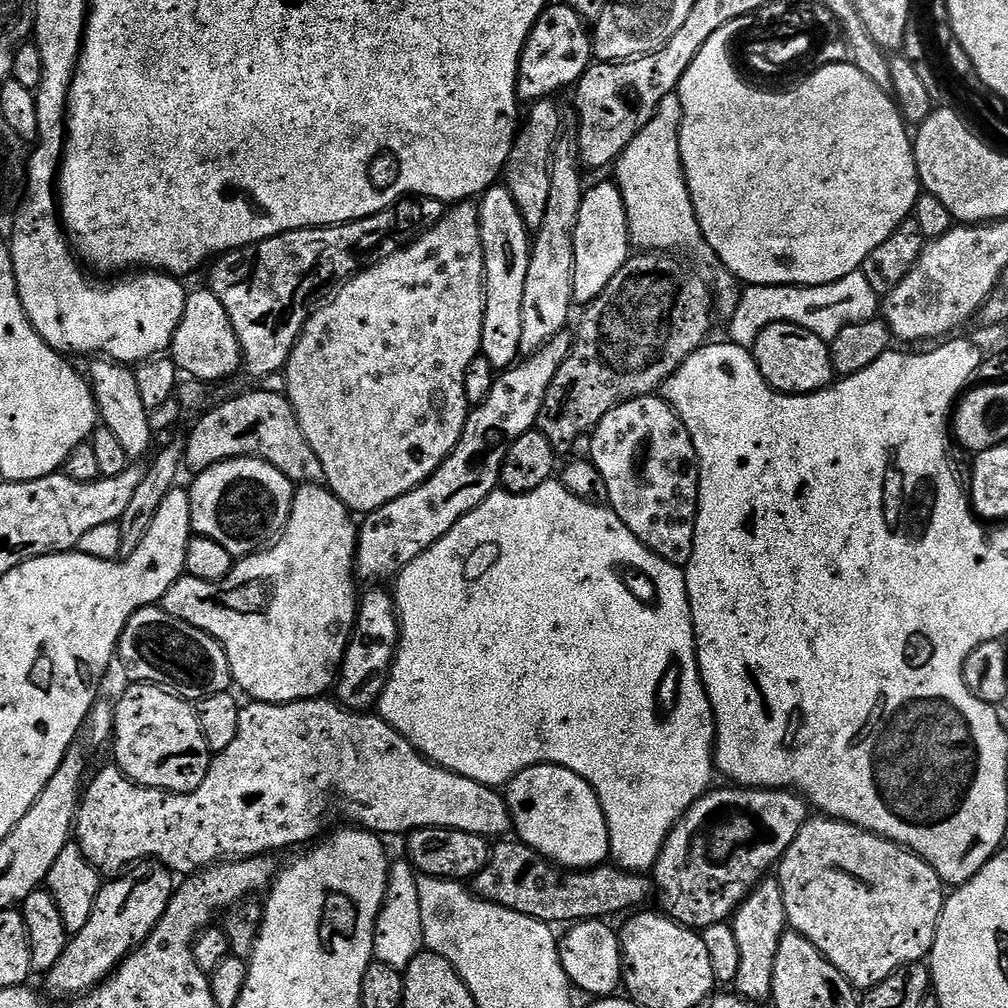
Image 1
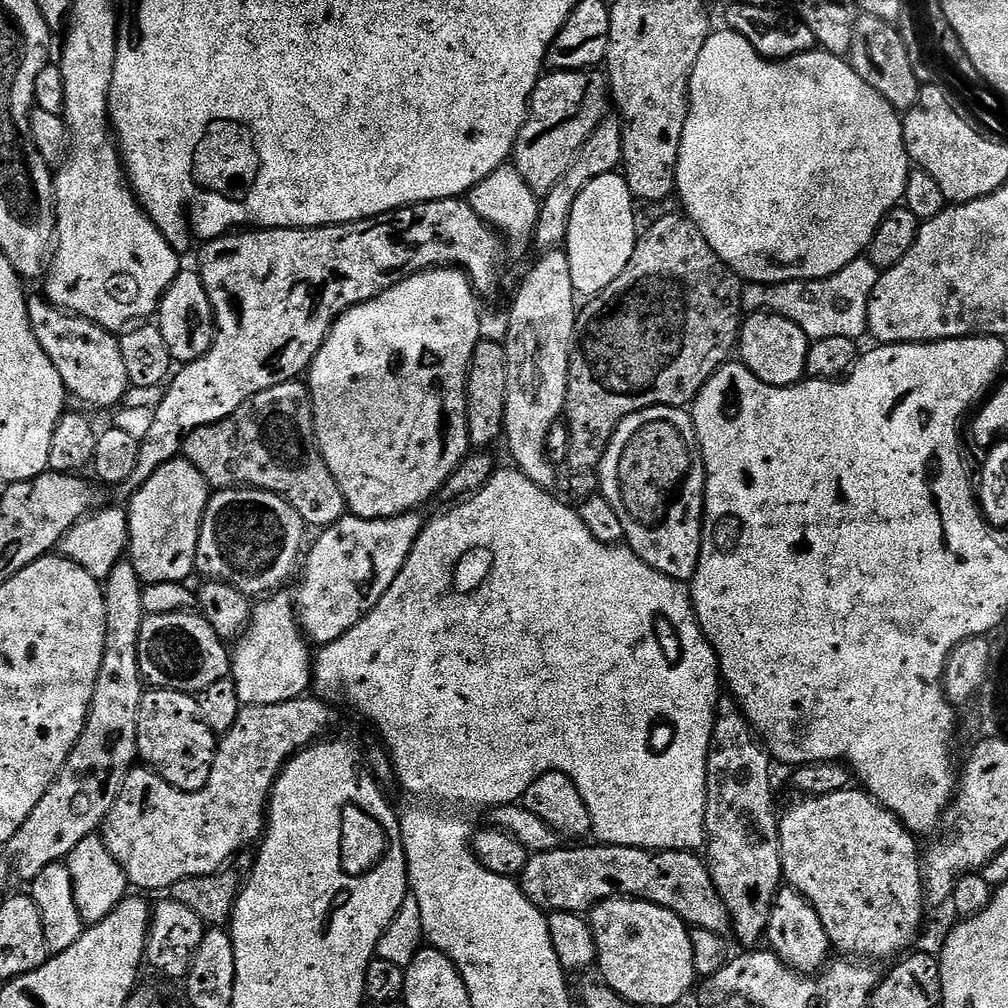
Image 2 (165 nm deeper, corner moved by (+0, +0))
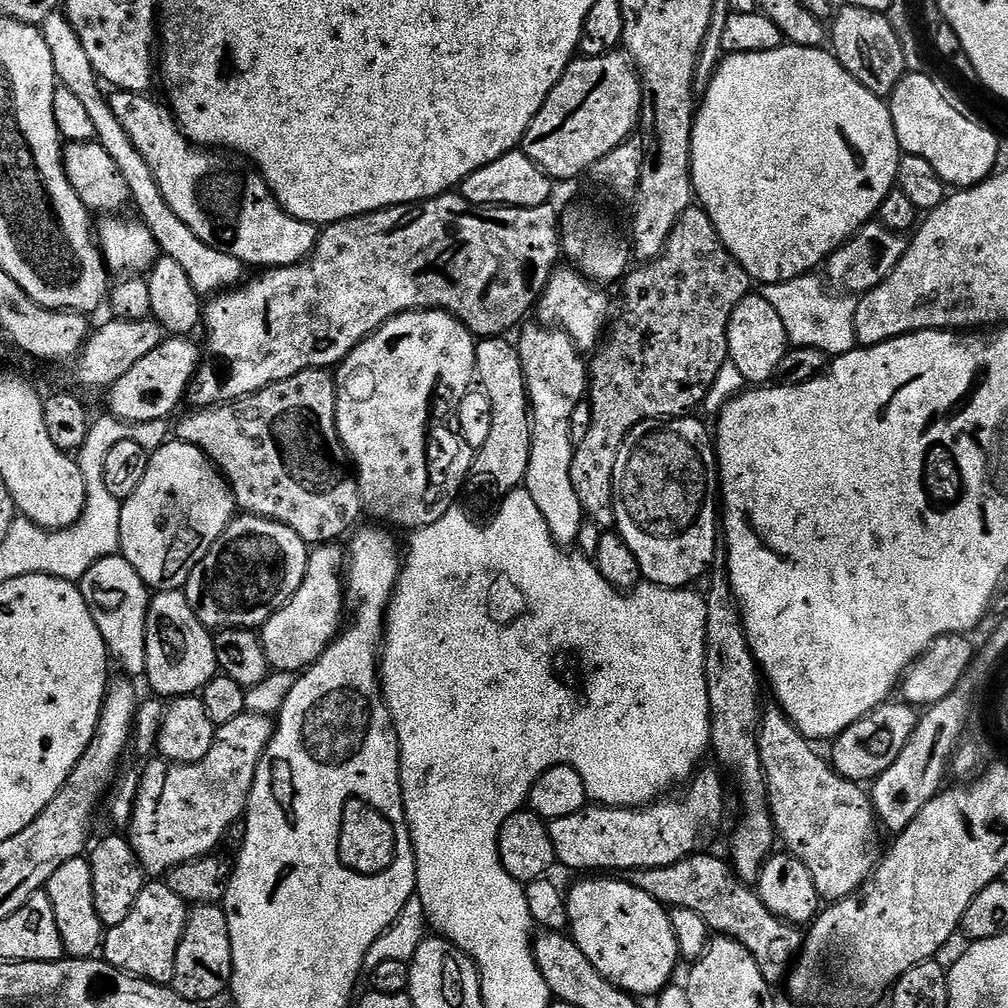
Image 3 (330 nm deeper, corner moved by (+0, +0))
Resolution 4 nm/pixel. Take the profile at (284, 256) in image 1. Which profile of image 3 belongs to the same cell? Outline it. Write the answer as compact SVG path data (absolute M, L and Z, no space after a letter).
M445 194L443 196L432 196L428 200L421 200L414 204L395 204L392 208L379 208L376 212L368 212L364 216L351 216L349 220L340 220L336 224L329 224L317 235L316 248L308 259L302 261L300 264L291 264L285 268L270 268L263 274L256 274L252 281L249 279L247 282L241 283L239 286L225 290L209 299L202 308L202 328L203 331L208 331L208 348L206 344L207 355L203 357L202 363L197 371L196 377L192 380L192 387L190 389L190 400L193 400L193 405L196 408L208 408L211 404L229 404L232 400L238 400L242 396L249 396L252 392L262 390L266 386L270 386L274 382L282 382L286 378L290 378L294 374L298 374L302 370L310 370L311 368L322 368L325 370L331 369L333 366L339 365L341 360L345 360L347 356L353 352L354 349L360 345L364 339L377 332L387 320L394 319L398 314L403 312L415 312L417 310L439 310L441 312L449 312L456 319L462 321L468 329L471 330L472 335L477 338L487 338L489 336L504 336L508 331L527 314L528 311L537 307L538 301L544 289L548 287L548 280L552 277L553 272L557 271L558 265L562 260L562 241L560 239L560 217L561 213L556 212L555 203L549 202L542 206L534 206L533 208L505 208L503 206L485 206L483 204L472 204L469 200L465 200L463 195L460 194Z

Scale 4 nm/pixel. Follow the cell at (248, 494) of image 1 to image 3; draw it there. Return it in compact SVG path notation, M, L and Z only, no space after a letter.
M237 515L226 526L226 530L222 530L214 546L210 546L198 566L194 566L188 576L188 583L182 589L184 597L190 602L190 610L194 610L198 622L202 622L210 630L259 629L292 597L294 590L302 586L302 578L306 578L309 551L309 545L298 538L298 534L290 530L290 526L282 526L261 516Z

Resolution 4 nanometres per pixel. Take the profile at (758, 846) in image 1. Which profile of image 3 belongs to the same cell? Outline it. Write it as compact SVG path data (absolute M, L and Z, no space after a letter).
M880 704L870 714L854 722L854 726L847 728L841 736L831 741L832 767L844 780L853 780L861 786L876 781L879 776L886 774L886 770L890 770L890 766L894 766L898 754L902 754L906 742L910 742L910 734L914 734L914 726L918 726L920 717L921 713L911 704Z

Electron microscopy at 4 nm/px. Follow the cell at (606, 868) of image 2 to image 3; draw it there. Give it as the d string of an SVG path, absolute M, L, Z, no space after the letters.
M693 854L670 866L637 868L630 882L638 890L650 894L669 909L695 910L706 918L713 933L738 941L758 962L762 978L770 985L779 985L787 977L804 943L805 933L797 925L778 918L762 902L759 891L736 875L727 859L711 854Z

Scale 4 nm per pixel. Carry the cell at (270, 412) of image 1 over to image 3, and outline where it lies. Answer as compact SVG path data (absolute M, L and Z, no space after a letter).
M322 368L302 370L229 404L211 404L208 408L191 411L177 422L176 428L174 424L175 439L198 446L198 450L207 454L228 481L241 513L290 526L290 530L309 546L339 541L339 536L347 537L357 527L356 519L362 516L360 487L338 434L336 378L331 371Z

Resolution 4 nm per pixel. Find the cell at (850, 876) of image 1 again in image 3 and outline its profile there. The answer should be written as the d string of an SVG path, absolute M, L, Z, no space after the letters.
M770 710L764 712L764 720L760 723L760 737L758 738L758 748L760 750L760 757L762 758L762 766L764 767L764 778L768 781L768 807L772 813L772 823L776 829L776 835L785 844L787 851L791 855L796 856L802 862L802 866L806 866L806 870L810 870L810 878L814 878L814 886L818 890L821 901L835 902L846 898L850 894L854 894L863 886L864 883L871 876L872 871L876 869L878 857L881 855L882 847L876 841L876 828L878 829L878 821L876 819L876 812L872 809L871 795L861 785L855 784L853 780L844 780L837 774L835 768L827 759L824 760L815 752L813 741L806 739L798 729L792 725L792 721L784 715L783 711Z

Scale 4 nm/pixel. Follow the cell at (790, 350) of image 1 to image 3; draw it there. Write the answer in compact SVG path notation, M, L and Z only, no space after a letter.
M750 294L738 302L728 327L728 359L742 379L749 380L752 386L767 385L775 377L778 362L782 362L789 347L786 326L782 326L778 310L774 310L766 298L761 294Z

